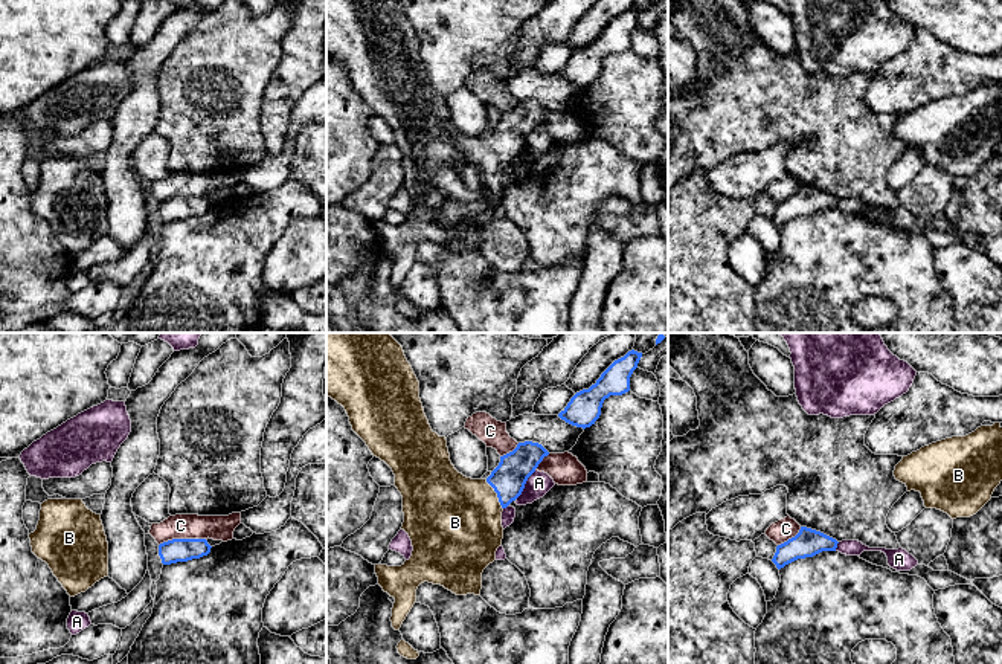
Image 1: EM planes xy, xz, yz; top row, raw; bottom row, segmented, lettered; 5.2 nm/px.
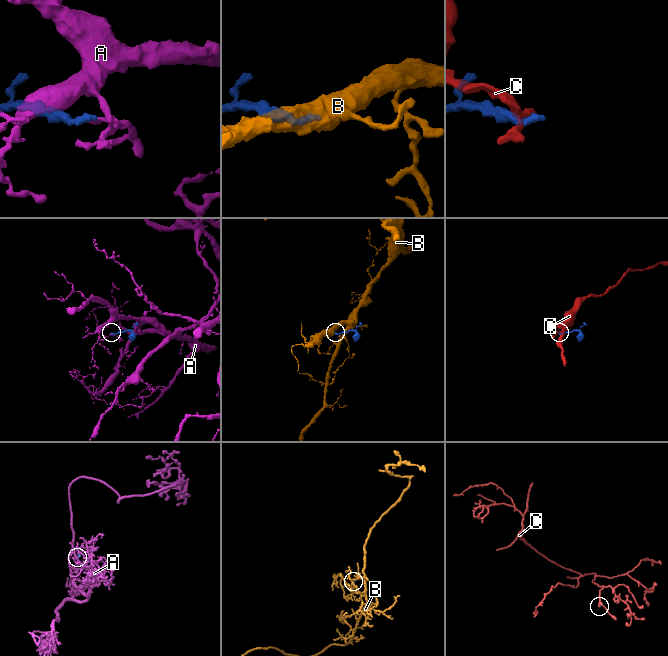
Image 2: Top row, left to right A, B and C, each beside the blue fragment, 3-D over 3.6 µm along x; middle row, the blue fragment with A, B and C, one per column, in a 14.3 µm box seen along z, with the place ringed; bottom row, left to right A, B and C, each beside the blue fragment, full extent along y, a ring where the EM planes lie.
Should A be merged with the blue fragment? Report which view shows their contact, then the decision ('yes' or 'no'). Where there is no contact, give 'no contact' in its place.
meets blue in xz; no

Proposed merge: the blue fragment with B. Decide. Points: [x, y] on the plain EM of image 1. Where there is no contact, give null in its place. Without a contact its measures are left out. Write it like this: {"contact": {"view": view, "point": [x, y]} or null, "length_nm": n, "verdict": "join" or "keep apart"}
{"contact": {"view": "xz", "point": [497, 153]}, "length_nm": 180, "verdict": "join"}

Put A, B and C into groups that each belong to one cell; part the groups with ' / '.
A / B / C

